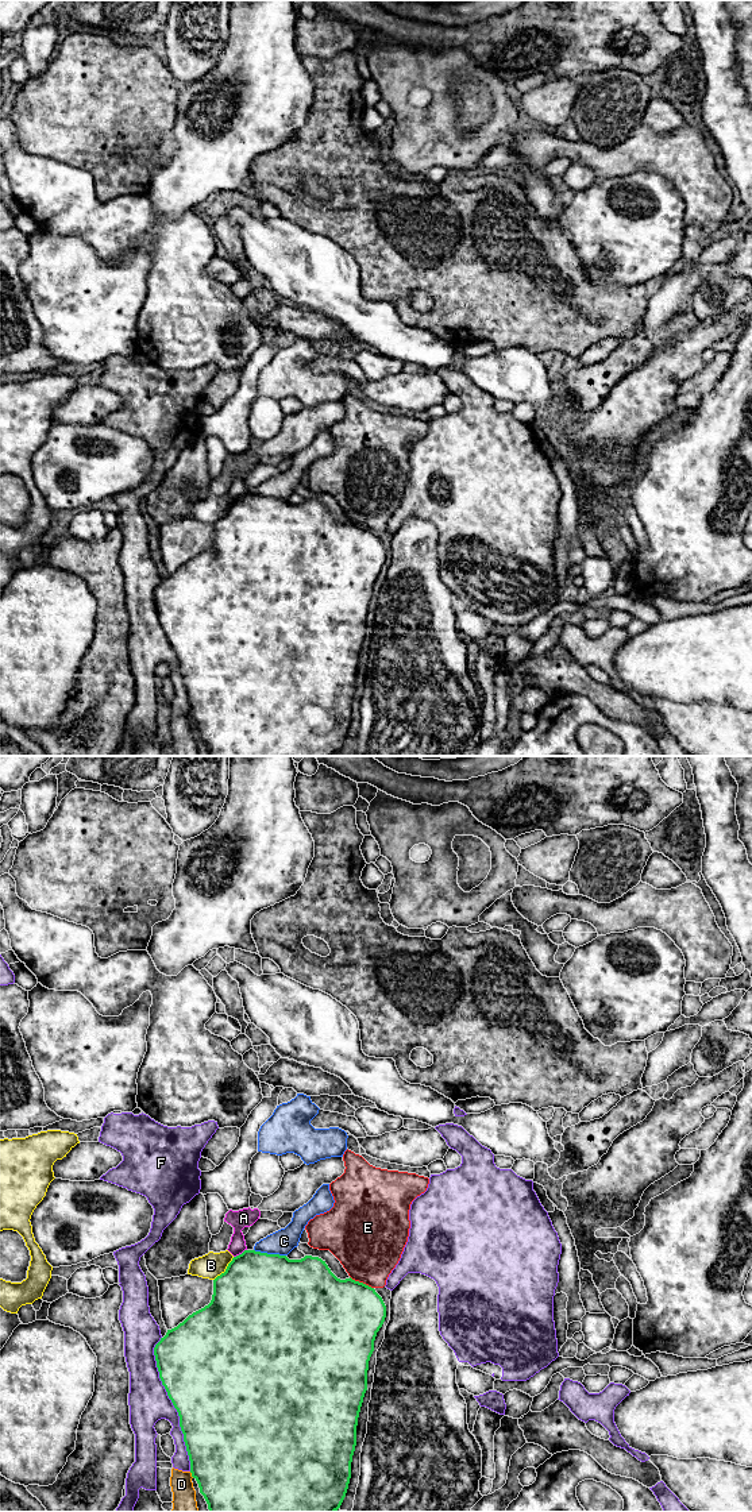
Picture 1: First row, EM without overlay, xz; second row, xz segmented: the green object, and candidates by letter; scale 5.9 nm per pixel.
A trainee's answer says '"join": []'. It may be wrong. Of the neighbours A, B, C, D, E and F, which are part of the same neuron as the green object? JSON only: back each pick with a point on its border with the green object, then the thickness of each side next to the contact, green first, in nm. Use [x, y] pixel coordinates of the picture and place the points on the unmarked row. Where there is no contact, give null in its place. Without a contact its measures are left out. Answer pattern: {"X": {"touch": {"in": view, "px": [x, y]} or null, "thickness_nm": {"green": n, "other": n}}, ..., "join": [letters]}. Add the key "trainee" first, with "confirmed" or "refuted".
{"trainee": "confirmed", "join": []}

